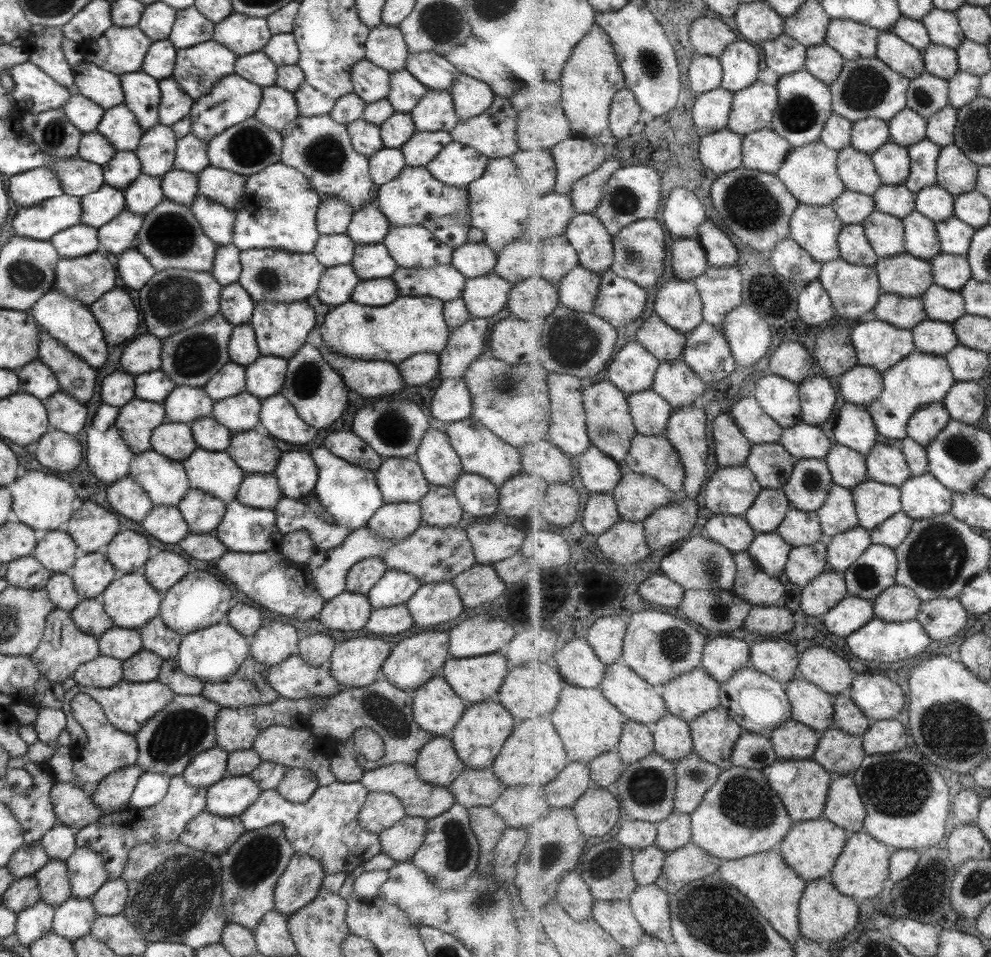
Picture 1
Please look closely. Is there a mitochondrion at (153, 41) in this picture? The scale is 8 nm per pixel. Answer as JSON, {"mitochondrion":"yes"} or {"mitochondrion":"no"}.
{"mitochondrion":"no"}

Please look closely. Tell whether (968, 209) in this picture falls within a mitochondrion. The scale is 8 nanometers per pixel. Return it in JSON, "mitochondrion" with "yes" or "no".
{"mitochondrion":"no"}

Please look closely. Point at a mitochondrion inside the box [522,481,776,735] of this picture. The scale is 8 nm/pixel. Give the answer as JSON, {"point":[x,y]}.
{"point":[674,644]}

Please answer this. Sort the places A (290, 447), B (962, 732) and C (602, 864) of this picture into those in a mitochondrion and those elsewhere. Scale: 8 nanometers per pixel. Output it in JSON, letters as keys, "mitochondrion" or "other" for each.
{"A":"other","B":"mitochondrion","C":"mitochondrion"}

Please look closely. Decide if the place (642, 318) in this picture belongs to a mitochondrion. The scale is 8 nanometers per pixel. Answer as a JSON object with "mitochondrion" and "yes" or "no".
{"mitochondrion":"no"}

